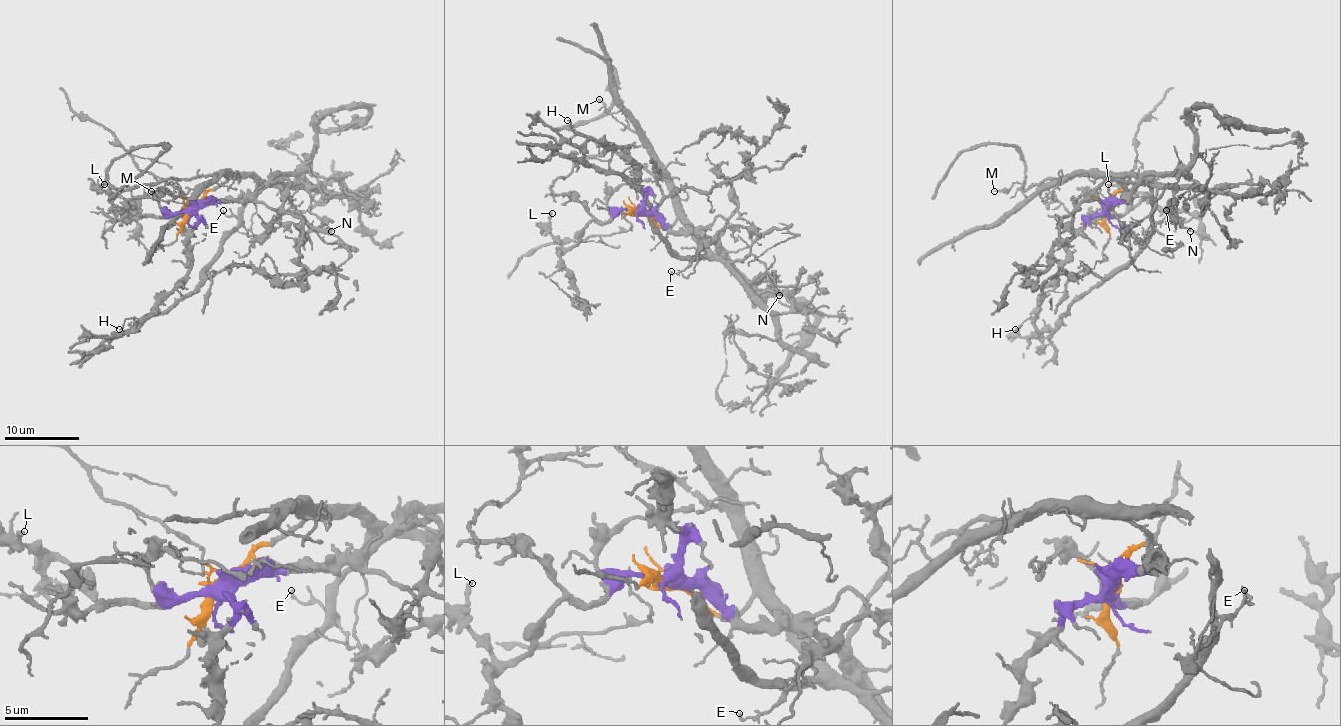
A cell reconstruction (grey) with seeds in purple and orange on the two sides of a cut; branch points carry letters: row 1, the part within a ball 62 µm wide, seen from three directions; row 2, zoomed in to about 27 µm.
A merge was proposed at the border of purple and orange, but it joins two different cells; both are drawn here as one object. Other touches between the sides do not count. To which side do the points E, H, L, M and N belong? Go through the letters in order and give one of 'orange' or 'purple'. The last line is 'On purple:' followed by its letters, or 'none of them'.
E: orange
H: purple
L: purple
M: orange
N: purple
On purple: H, L, N

